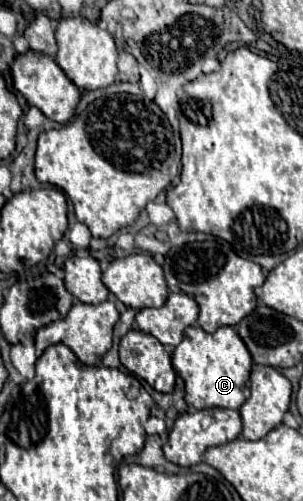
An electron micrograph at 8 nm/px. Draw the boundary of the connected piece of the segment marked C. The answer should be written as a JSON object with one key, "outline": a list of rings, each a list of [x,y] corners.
{"outline":[[[198,325],[184,331],[184,341],[172,353],[172,365],[184,379],[184,399],[194,409],[240,409],[248,399],[248,377],[252,357],[232,327],[220,327],[214,333],[204,333]]]}

